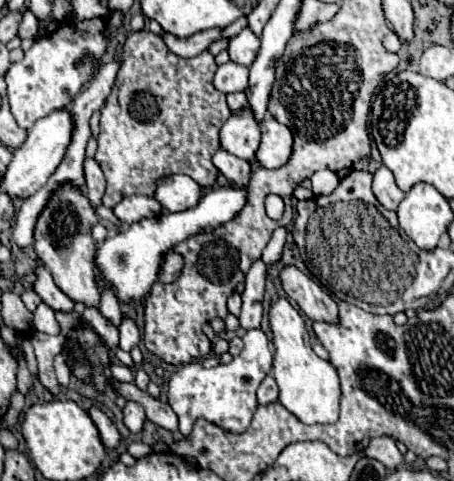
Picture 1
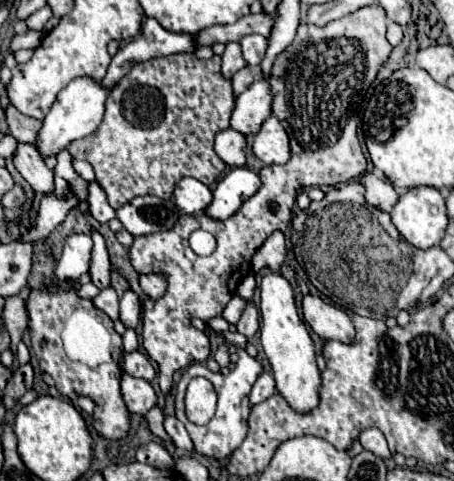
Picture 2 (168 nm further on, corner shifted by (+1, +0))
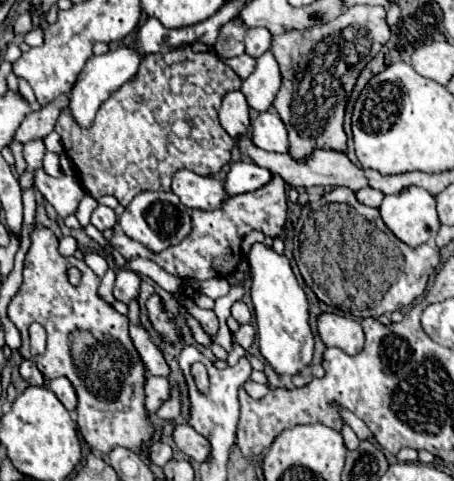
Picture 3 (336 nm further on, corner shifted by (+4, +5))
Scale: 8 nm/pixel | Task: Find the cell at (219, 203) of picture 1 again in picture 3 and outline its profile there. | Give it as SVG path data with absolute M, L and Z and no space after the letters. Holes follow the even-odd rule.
M234 162L230 166L230 172L226 176L226 192L230 196L254 192L262 186L266 186L272 180L272 172L268 168L260 168L254 162Z

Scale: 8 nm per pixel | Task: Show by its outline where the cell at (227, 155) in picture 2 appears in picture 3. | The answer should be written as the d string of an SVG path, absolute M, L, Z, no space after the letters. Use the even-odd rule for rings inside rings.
M240 90L228 92L222 100L222 108L218 110L222 128L232 136L240 136L248 132L250 126L250 106L246 104L246 98Z

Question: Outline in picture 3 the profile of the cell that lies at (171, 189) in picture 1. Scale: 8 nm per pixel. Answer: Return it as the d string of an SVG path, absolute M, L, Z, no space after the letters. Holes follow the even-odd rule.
M178 170L174 174L172 192L192 210L218 210L226 200L226 190L220 180L204 178L190 170Z

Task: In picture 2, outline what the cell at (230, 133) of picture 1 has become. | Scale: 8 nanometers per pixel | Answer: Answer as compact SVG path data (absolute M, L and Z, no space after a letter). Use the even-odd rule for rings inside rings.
M259 77L247 91L235 99L231 113L231 129L243 133L245 137L257 135L263 121L271 115L271 89L269 79Z

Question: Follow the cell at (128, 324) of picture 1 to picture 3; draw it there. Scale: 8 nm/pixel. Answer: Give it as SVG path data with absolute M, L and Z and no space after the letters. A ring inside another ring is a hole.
M128 268L120 270L118 278L116 278L116 284L114 284L116 300L130 302L134 296L138 296L138 290L140 290L140 276L136 272L128 270Z

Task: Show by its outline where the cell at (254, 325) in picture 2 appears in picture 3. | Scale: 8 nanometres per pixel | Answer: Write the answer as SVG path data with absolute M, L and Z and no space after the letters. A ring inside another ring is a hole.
M246 324L246 326L240 326L238 332L236 332L236 342L244 348L244 350L250 350L252 342L254 342L254 336L256 336L256 330L254 326Z

